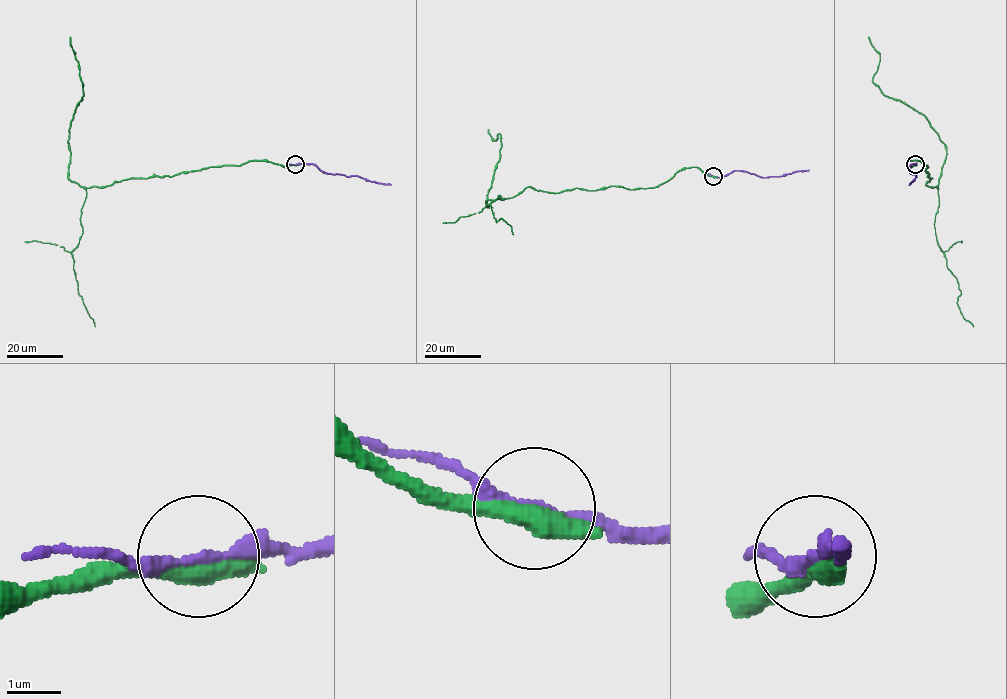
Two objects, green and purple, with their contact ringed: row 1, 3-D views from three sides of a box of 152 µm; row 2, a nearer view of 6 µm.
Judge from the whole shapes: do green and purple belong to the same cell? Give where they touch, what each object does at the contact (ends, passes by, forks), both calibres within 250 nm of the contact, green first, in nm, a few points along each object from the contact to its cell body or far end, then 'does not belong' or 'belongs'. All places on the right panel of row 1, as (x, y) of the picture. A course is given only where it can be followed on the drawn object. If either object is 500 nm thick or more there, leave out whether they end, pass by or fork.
place (915, 164); green passes by; purple passes by; calibres 360 and 180 nm; course green (915, 164), (937, 187), (946, 147), (872, 80), (880, 54), (868, 37); course purple (915, 164), (909, 166), (909, 172), (916, 176), (909, 185); belongs

